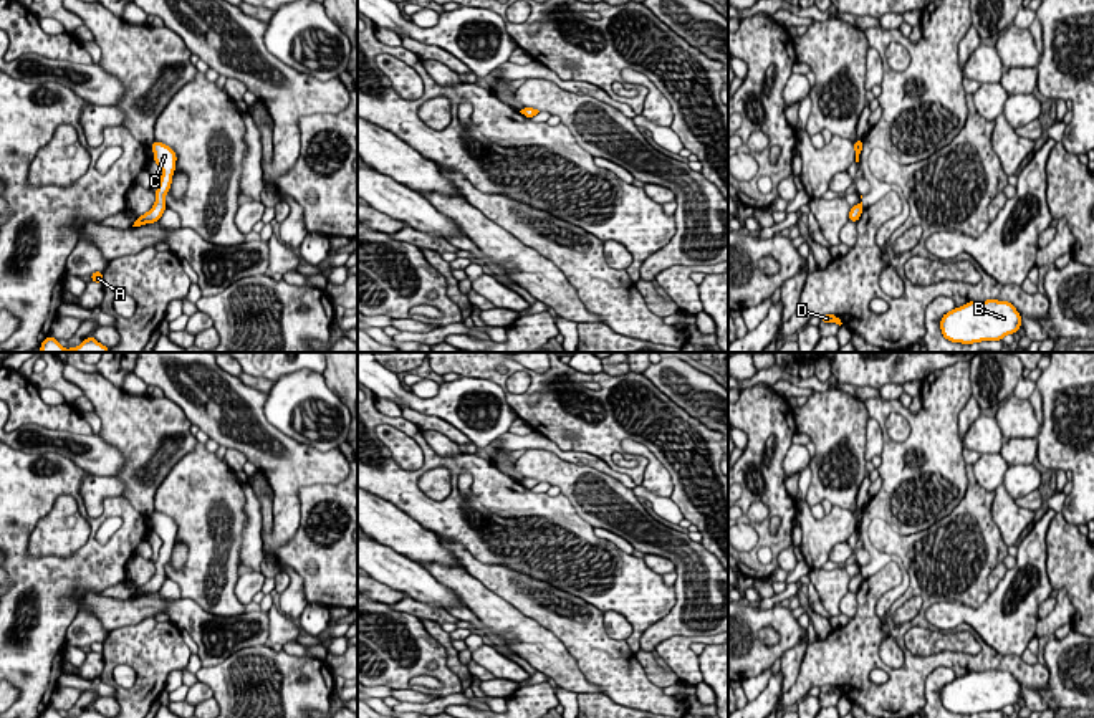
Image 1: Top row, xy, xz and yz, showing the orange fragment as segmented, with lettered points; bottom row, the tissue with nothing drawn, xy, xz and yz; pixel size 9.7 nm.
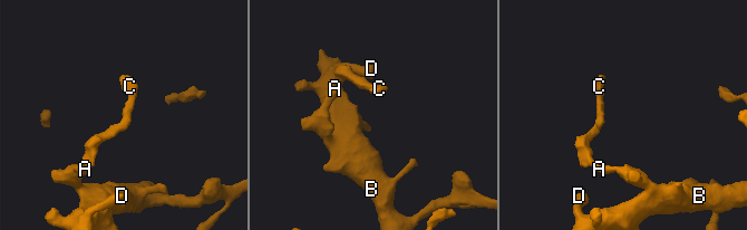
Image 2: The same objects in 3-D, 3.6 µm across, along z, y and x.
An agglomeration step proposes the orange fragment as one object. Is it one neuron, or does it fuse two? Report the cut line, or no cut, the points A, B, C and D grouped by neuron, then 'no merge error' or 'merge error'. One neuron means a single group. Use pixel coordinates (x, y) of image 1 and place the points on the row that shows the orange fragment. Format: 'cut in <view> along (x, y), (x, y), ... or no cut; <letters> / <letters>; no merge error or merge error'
no cut; A B C D; no merge error

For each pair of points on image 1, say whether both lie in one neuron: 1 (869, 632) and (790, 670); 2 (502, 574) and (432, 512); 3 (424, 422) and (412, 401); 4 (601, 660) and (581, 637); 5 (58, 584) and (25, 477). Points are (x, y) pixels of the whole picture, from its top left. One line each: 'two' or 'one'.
1: two
2: two
3: two
4: one
5: one

